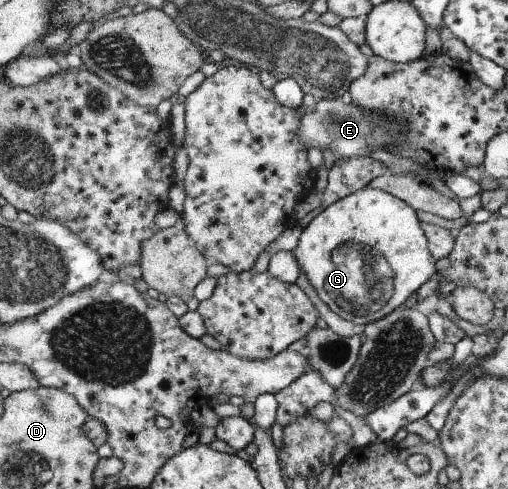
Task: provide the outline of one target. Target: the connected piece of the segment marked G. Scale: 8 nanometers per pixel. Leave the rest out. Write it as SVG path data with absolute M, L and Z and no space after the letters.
M366 186L346 198L336 200L310 222L300 234L298 245L292 252L301 270L308 276L316 294L332 312L345 320L364 327L390 314L436 276L436 260L428 252L424 228L408 203L402 202L388 191Z

